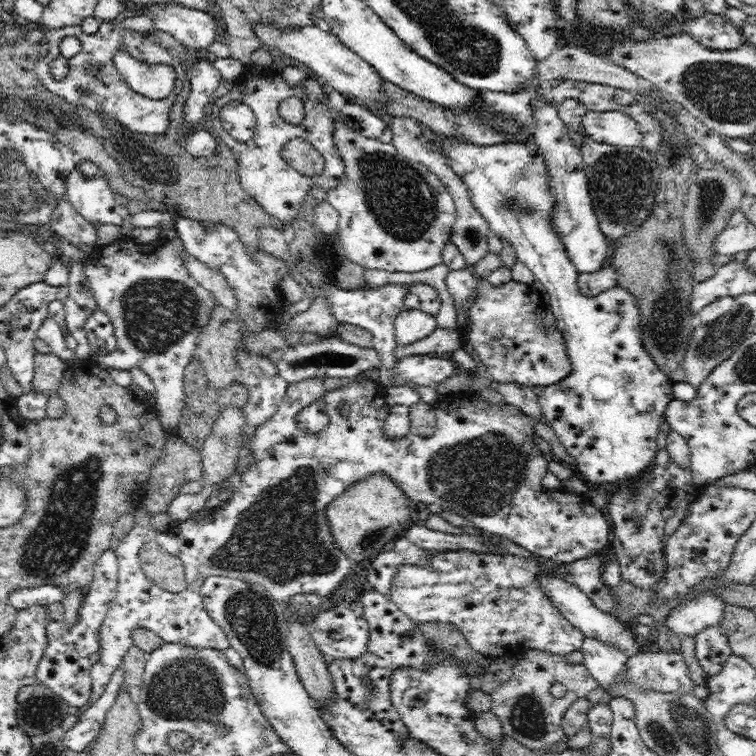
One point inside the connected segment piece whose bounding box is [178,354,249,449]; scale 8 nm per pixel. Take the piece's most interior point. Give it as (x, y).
(203, 403)

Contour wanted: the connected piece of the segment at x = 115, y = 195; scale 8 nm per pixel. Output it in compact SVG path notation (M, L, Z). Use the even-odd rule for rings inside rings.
M72 169L65 178L64 198L94 226L96 223L120 226L130 215L128 197L112 189L106 174L88 178Z

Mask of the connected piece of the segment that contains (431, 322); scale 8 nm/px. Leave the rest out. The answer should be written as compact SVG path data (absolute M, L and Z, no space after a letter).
M402 309L393 321L398 347L410 345L430 336L437 328L434 315L417 309Z

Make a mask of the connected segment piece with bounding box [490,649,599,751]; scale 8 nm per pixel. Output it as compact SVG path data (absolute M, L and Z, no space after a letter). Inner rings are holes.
M527 649L517 657L510 680L490 693L491 711L499 718L503 726L504 736L514 738L519 744L522 744L532 751L550 751L561 741L568 741L566 733L564 733L564 729L561 725L563 714L566 712L566 709L577 698L588 696L588 694L598 686L598 681L588 672L584 664L568 663L561 654ZM556 681L566 686L566 693L561 698L553 697L550 693L550 687Z

